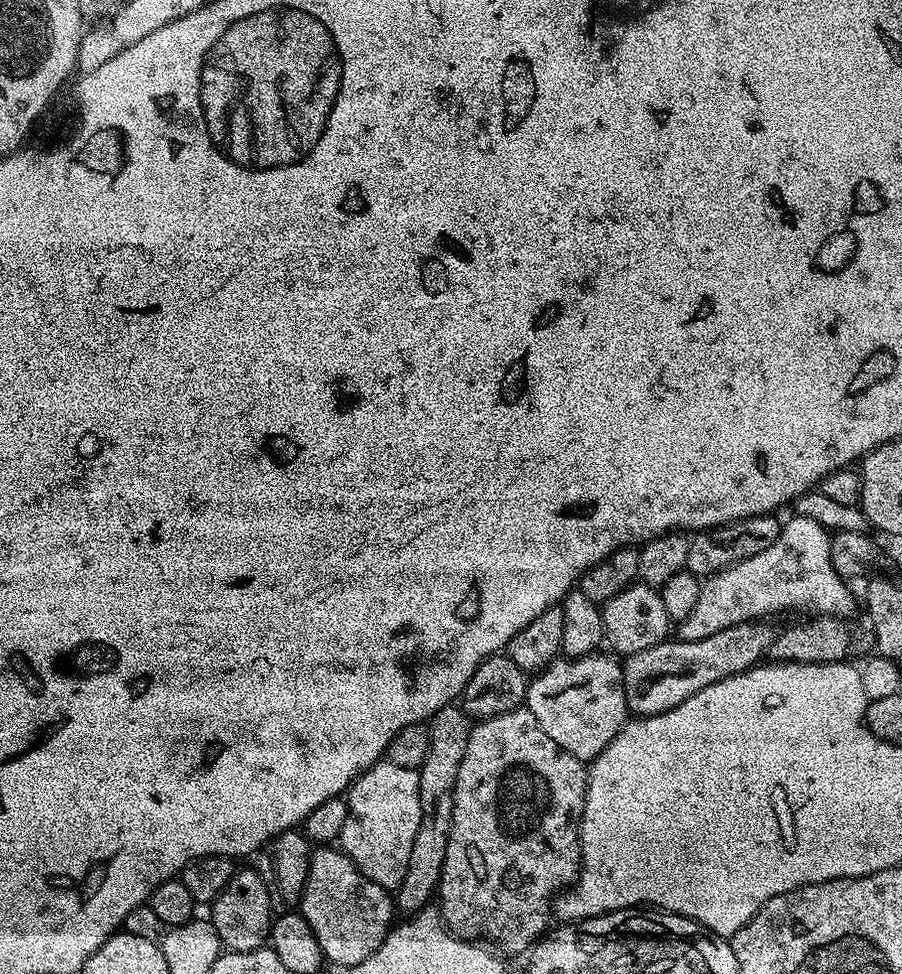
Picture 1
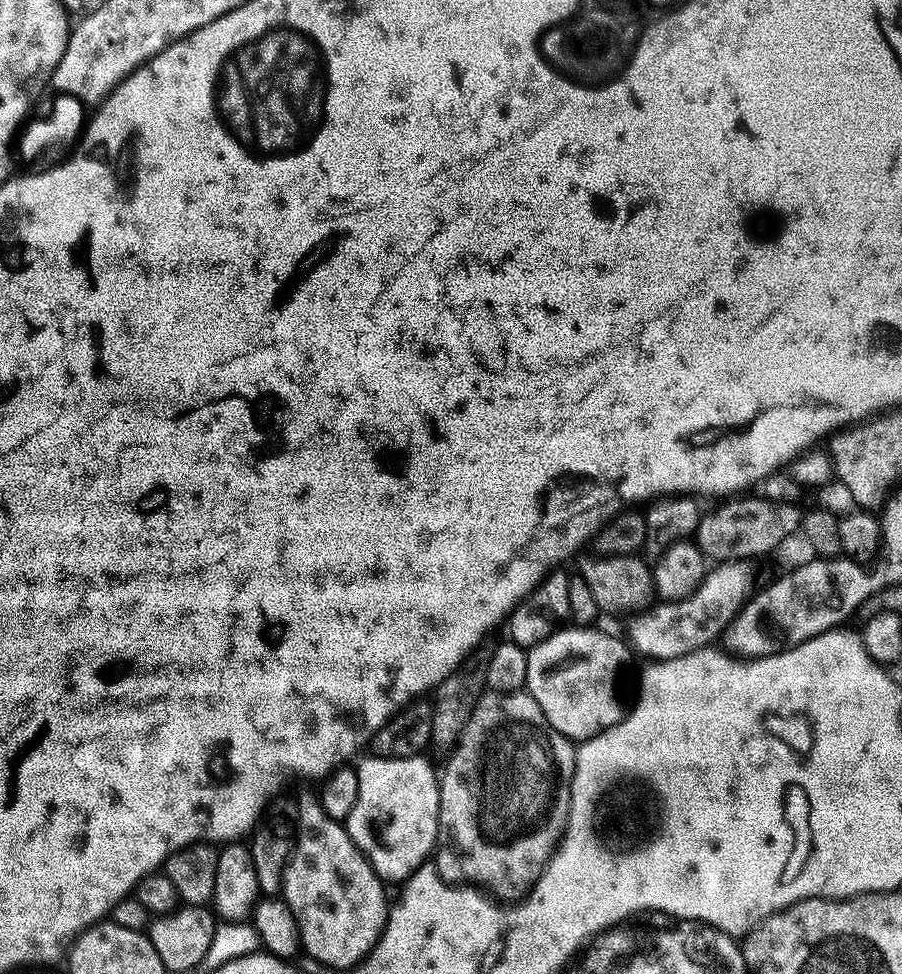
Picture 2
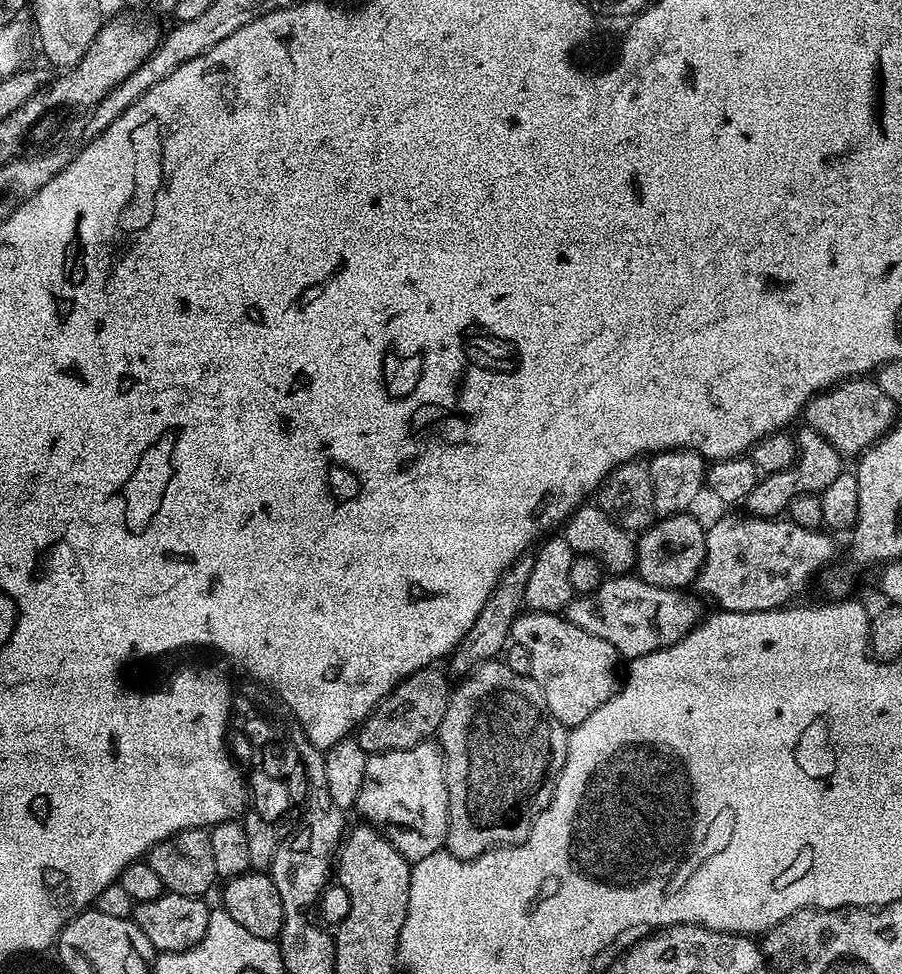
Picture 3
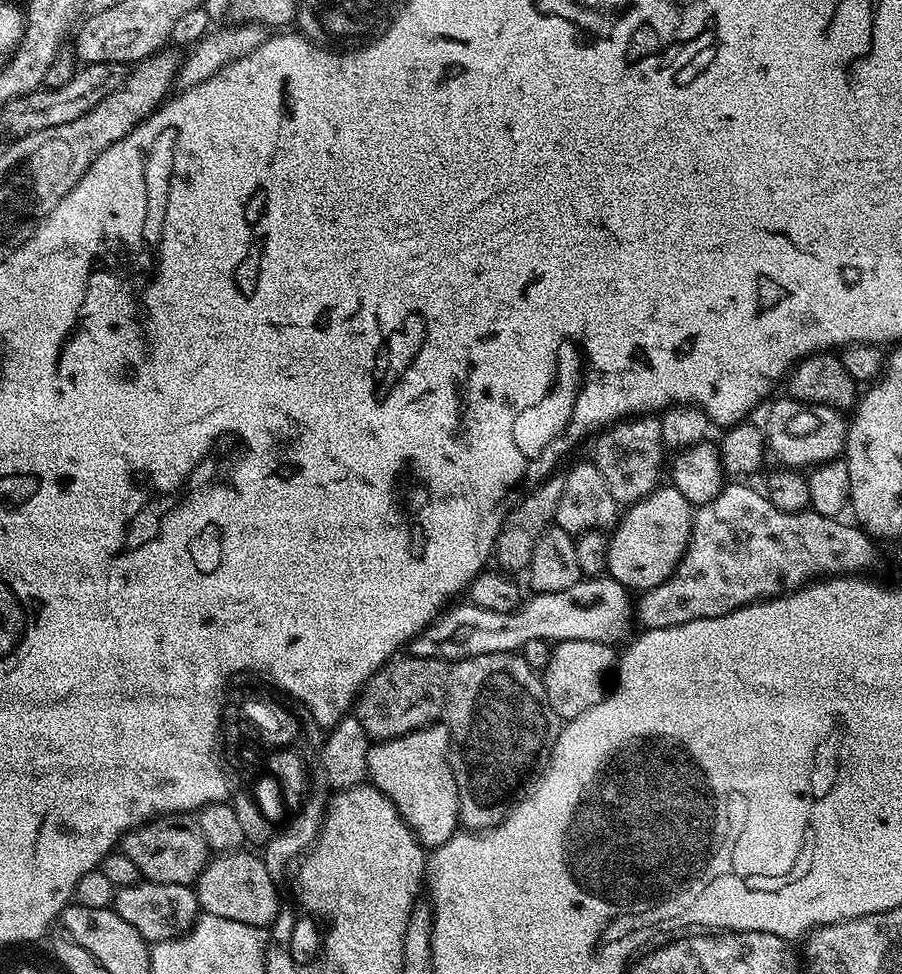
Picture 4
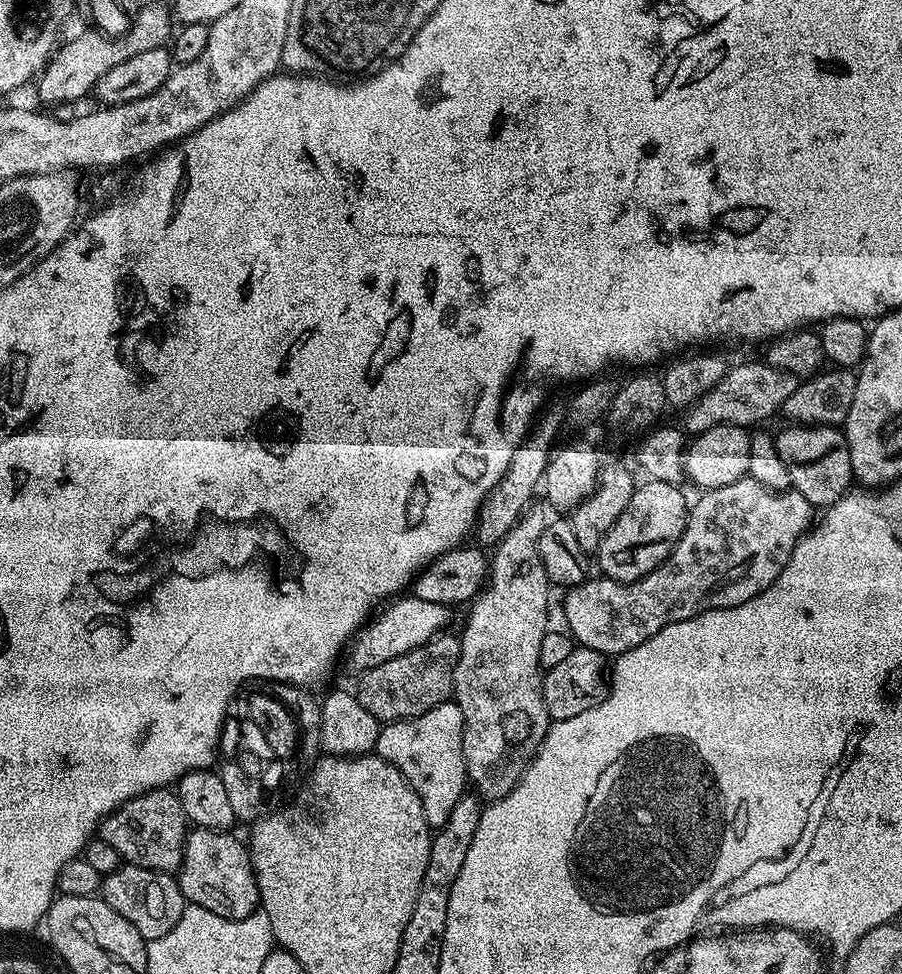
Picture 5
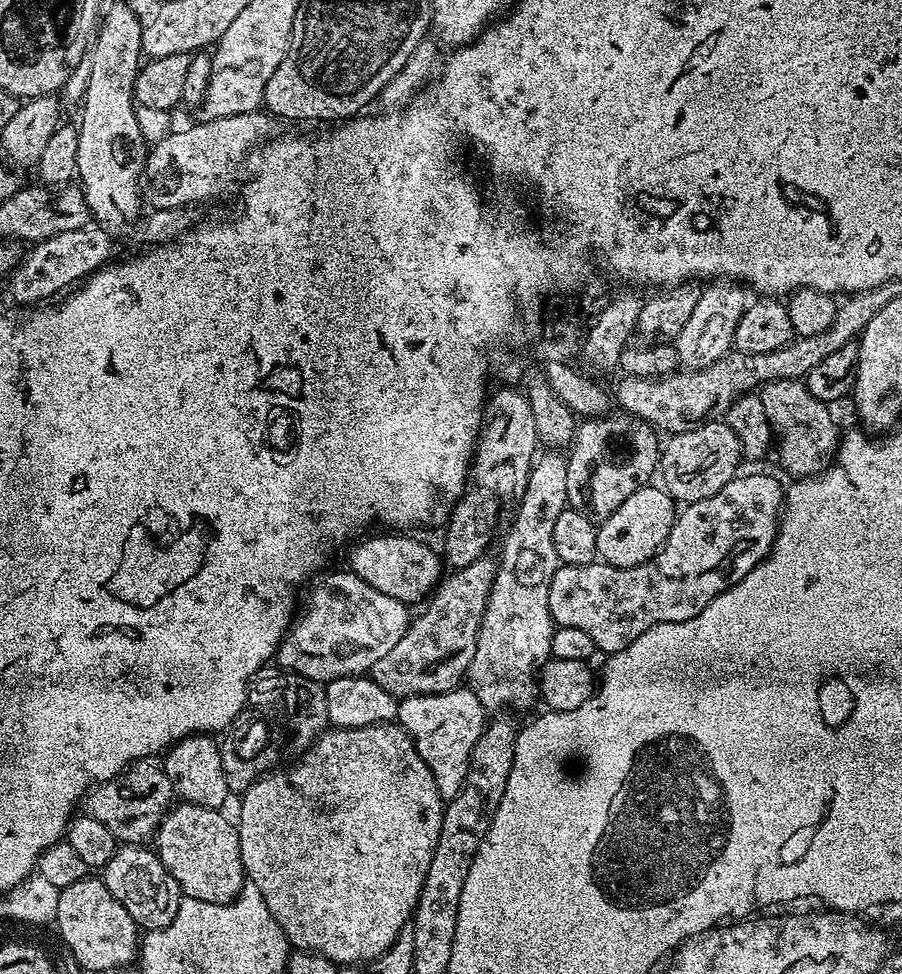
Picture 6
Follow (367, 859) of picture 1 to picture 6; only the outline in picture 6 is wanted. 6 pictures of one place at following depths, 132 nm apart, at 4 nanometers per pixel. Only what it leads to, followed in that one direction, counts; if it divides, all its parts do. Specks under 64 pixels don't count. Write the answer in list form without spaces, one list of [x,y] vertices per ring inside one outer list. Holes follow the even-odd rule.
[[[461,686],[442,694],[405,696],[396,705],[396,720],[401,728],[406,729],[411,734],[422,762],[426,762],[426,766],[430,766],[430,774],[434,774],[434,782],[438,782],[441,796],[444,797],[445,801],[454,799],[458,790],[462,790],[462,786],[466,782],[472,751],[478,738],[484,732],[486,723],[486,709],[480,705],[471,688]]]

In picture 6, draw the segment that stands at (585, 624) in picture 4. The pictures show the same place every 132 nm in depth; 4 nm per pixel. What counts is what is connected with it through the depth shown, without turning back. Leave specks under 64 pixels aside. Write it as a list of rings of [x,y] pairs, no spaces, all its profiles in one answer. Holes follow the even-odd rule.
[[[351,570],[343,571],[325,571],[311,581],[308,601],[305,604],[303,601],[302,611],[293,619],[292,627],[276,649],[275,663],[284,671],[297,672],[321,682],[337,680],[343,676],[362,676],[371,673],[374,662],[379,662],[401,640],[402,634],[406,634],[410,623],[409,605],[403,604],[398,598],[382,594],[382,590],[374,590],[370,582],[362,582],[362,578],[358,578]]]

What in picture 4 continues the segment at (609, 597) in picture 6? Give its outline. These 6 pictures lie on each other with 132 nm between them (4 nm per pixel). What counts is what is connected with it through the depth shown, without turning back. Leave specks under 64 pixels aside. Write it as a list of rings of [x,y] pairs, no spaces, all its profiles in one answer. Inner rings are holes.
[[[732,482],[724,486],[719,494],[712,501],[699,505],[695,509],[692,518],[692,533],[688,539],[686,550],[682,554],[682,558],[678,562],[676,569],[670,574],[670,578],[666,578],[666,582],[662,582],[658,586],[647,589],[643,593],[644,596],[638,600],[638,620],[644,623],[645,629],[649,628],[669,628],[670,626],[678,626],[682,622],[690,622],[691,620],[701,620],[702,618],[714,618],[715,616],[731,616],[739,608],[743,608],[745,604],[755,605],[761,600],[766,600],[774,596],[787,593],[789,590],[803,588],[805,584],[817,579],[821,574],[825,577],[839,576],[841,574],[860,574],[865,570],[864,567],[871,562],[876,556],[876,548],[873,537],[864,531],[863,527],[857,526],[855,523],[843,524],[843,519],[834,516],[823,516],[811,510],[803,512],[787,512],[786,510],[778,510],[778,506],[774,506],[774,502],[768,500],[767,495],[763,491],[755,492],[752,488],[747,488],[747,483]]]

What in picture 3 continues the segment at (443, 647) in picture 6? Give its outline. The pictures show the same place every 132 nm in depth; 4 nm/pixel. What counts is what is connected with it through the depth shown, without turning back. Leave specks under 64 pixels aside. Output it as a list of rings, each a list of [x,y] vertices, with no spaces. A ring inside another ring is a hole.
[[[439,667],[423,668],[407,676],[401,684],[373,712],[360,723],[354,739],[369,754],[410,750],[431,741],[439,733],[440,723],[448,709],[450,683],[439,672]]]

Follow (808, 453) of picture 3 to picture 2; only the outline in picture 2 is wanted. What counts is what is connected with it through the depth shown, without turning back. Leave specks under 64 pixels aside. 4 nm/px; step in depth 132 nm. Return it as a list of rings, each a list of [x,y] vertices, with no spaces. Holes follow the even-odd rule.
[[[728,498],[717,506],[713,512],[705,511],[696,528],[694,543],[712,562],[725,560],[747,560],[752,556],[764,556],[784,544],[792,535],[801,531],[804,512],[799,503],[787,504],[782,501],[770,501],[763,498]]]

